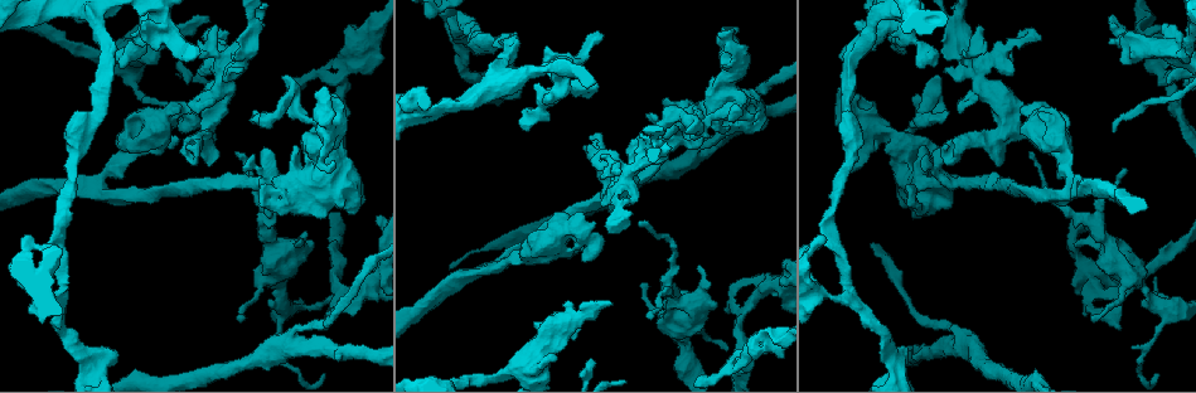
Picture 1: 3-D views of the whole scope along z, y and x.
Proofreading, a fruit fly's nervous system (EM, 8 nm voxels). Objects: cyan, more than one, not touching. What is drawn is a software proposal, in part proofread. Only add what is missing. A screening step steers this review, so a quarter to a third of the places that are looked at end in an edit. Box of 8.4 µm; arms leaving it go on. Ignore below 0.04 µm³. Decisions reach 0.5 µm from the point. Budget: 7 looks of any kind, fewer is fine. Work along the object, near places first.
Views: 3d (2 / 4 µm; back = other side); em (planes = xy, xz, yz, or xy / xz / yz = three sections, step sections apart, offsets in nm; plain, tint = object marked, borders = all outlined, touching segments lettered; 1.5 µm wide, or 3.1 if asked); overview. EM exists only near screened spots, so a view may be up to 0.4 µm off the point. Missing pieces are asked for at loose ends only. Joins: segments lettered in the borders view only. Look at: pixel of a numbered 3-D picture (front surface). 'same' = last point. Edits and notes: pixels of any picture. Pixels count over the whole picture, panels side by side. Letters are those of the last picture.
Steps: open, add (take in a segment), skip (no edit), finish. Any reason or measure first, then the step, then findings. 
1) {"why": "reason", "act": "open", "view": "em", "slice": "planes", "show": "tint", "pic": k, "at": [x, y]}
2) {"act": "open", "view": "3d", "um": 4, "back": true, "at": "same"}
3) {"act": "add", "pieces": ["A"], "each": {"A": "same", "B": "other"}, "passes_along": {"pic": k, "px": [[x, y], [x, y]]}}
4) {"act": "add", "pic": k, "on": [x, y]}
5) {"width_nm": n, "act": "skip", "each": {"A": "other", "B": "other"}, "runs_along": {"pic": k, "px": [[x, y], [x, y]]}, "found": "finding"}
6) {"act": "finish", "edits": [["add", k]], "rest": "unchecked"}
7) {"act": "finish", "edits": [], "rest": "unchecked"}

{"why": "an open end", "act": "open", "view": "3d", "um": 2, "pic": 1, "at": [725, 312]}

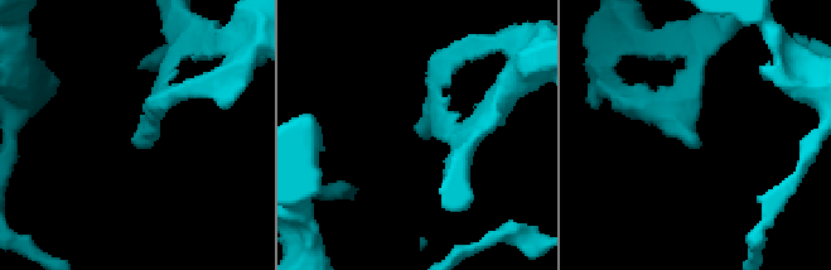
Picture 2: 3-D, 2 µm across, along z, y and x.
{"act": "open", "view": "em", "slice": "xz", "step": 4, "show": "tint", "pic": 2, "at": [140, 142]}

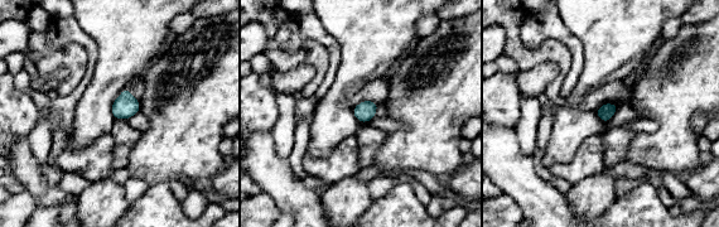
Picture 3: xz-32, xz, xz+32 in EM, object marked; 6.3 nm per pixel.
{"why": "another direction", "act": "open", "view": "em", "slice": "planes", "show": "borders", "at": "same"}

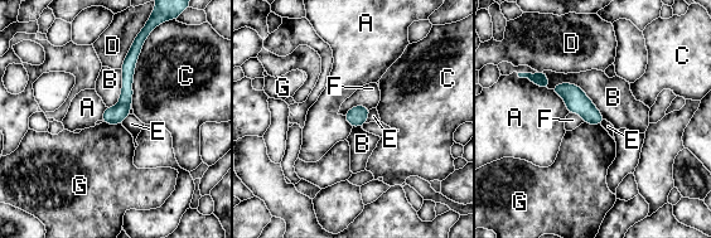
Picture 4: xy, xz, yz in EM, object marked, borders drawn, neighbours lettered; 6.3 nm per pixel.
{"width_nm": 120, "act": "skip", "each": {"A": "other", "B": "other", "C": "other", "D": "other", "E": "other", "F": "other", "G": "other"}, "runs_along": {"pic": 4, "px": [[533, 77], [551, 90], [567, 91], [600, 118]]}, "found": "no lettered segment goes on from it"}

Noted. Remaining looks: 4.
{"act": "open", "view": "3d", "um": 2, "pic": 1, "at": [542, 362]}

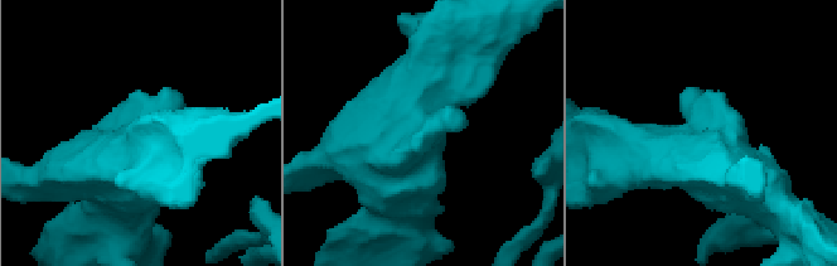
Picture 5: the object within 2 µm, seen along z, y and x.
{"act": "open", "view": "em", "slice": "planes", "show": "borders", "pic": 5, "at": [706, 90]}

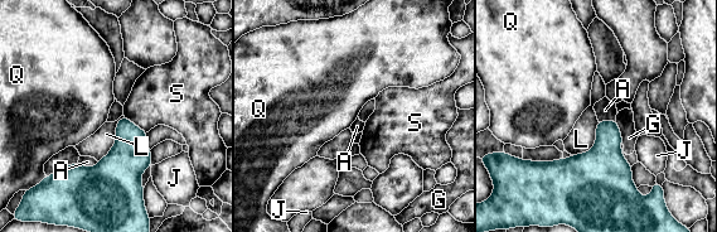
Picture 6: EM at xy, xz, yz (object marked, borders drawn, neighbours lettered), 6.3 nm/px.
{"act": "skip", "each": {"A": "other", "G": "other", "J": "other", "L": "other", "Q": "other", "S": "other"}, "border": {"pic": 6, "px": [[124, 116], [112, 148], [97, 162]]}, "found": "no lettered segment goes on from it"}

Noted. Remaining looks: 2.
{"why": "free end", "act": "open", "view": "3d", "um": 4, "pic": 1, "at": [935, 62]}

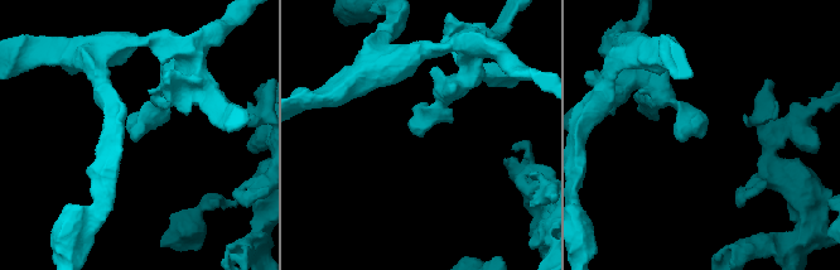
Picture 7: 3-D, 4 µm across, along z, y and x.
{"act": "open", "view": "em", "slice": "planes", "show": "borders", "pic": 7, "at": [139, 133]}

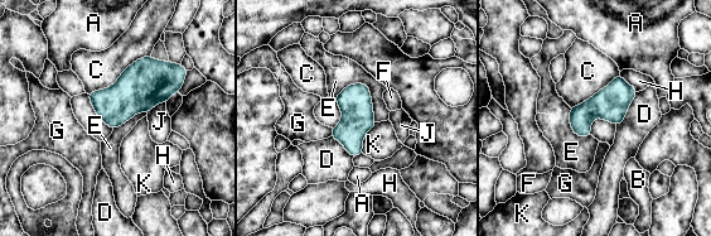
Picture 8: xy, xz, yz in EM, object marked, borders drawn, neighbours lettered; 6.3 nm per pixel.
{"longest_contact_nm": ["C", 480], "act": "skip", "each": {"A": "other", "B": "other", "C": "other", "D": "other", "E": "other", "F": "other", "G": "other", "H": "other", "J": "other", "K": "other"}, "border": {"pic": 8, "px": [[335, 95], [364, 83], [377, 121]]}, "found": "none of them fits"}

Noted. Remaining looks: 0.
{"act": "finish", "edits": [], "rest": "unchecked"}

